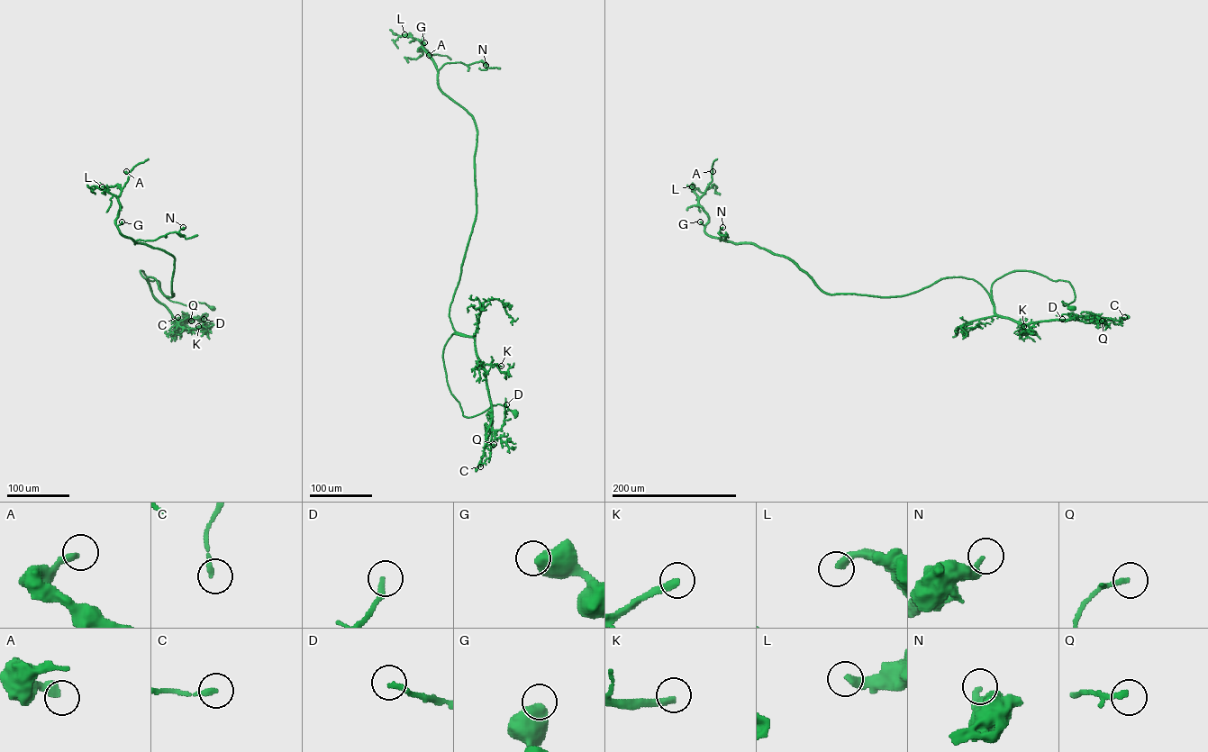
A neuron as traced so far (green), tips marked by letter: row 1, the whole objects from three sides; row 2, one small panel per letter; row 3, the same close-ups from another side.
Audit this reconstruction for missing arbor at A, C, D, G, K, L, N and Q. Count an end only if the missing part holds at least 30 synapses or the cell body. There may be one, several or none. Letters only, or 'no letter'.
K

